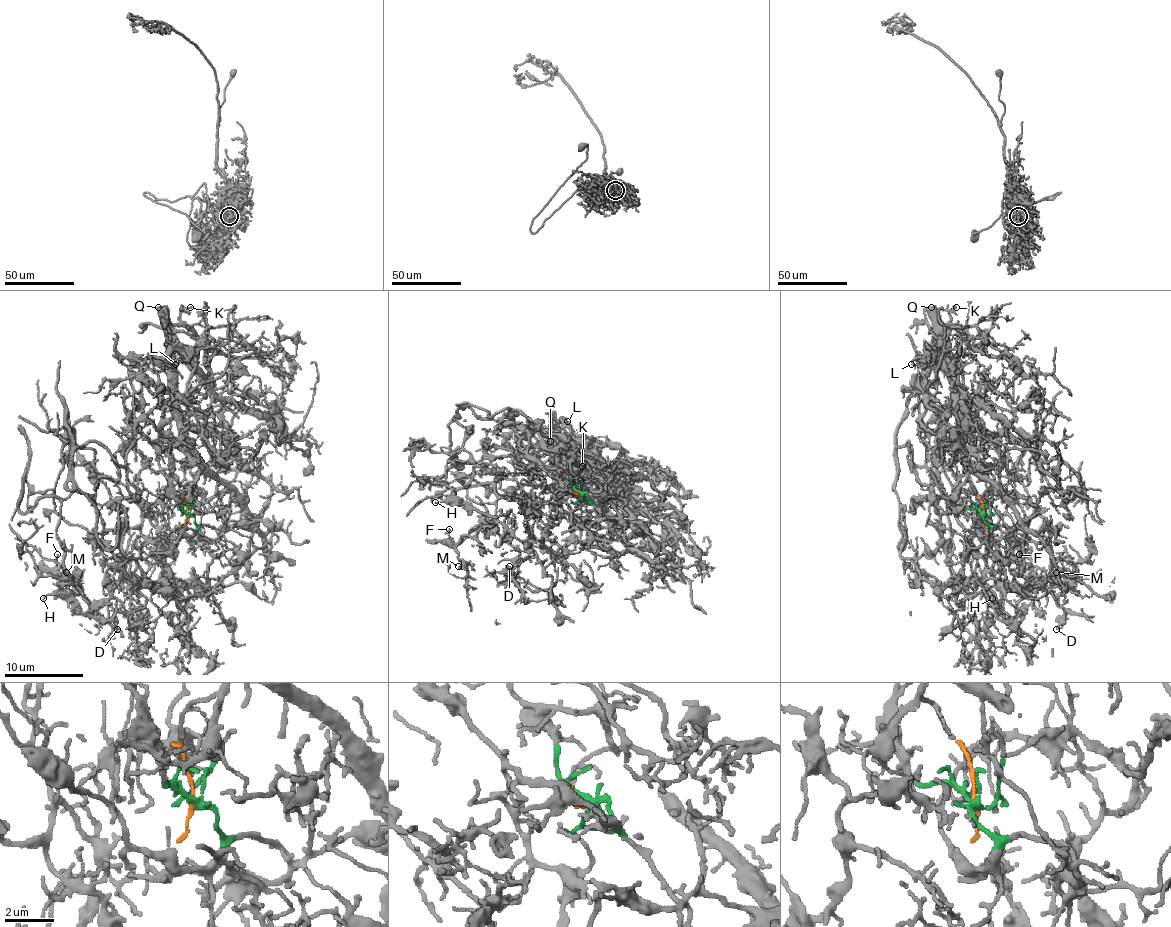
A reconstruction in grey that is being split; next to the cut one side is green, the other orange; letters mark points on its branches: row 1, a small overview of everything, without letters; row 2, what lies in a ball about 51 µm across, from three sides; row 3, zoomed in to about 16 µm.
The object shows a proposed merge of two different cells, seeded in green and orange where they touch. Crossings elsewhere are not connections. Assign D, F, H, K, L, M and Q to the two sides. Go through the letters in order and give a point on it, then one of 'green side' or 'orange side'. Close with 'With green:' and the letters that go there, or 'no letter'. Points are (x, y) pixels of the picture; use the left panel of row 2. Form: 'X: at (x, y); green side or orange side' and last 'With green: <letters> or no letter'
D: at (117, 629); green side
F: at (57, 554); green side
H: at (43, 598); green side
K: at (190, 307); orange side
L: at (175, 364); orange side
M: at (66, 572); green side
Q: at (158, 307); orange side
With green: D, F, H, M

